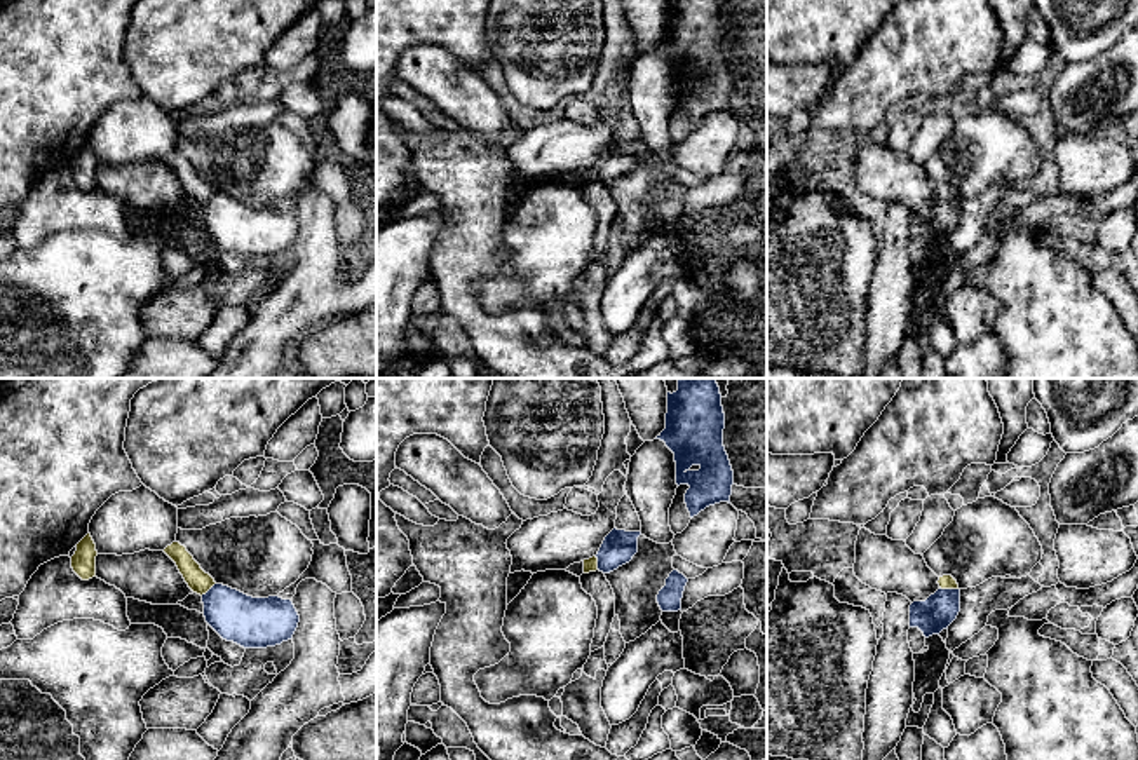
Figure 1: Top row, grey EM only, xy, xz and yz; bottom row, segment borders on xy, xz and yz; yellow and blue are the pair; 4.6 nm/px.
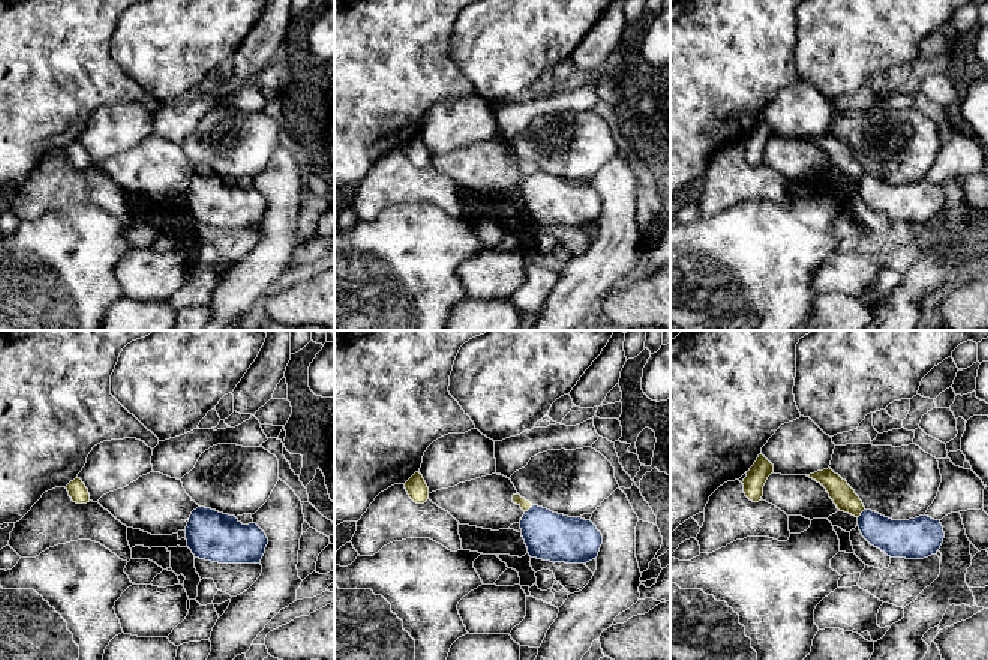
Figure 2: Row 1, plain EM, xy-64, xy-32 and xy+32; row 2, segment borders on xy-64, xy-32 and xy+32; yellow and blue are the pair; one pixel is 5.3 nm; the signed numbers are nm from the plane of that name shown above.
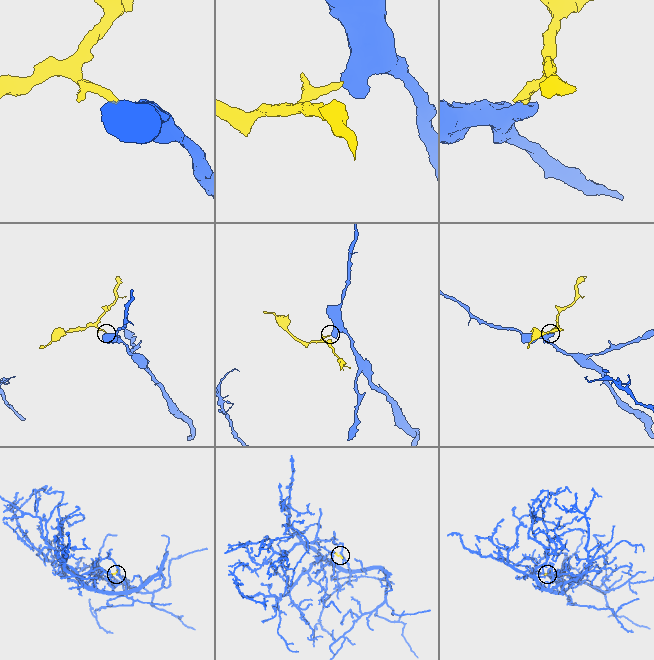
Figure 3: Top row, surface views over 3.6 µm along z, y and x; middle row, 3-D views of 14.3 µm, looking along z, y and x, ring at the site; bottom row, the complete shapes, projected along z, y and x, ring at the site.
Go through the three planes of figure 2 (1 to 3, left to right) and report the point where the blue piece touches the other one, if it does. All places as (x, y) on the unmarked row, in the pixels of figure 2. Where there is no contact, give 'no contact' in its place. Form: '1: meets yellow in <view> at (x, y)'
1: no contact
2: meets yellow in xy-32 at (528, 173)
3: meets yellow in xy+32 at (861, 176)

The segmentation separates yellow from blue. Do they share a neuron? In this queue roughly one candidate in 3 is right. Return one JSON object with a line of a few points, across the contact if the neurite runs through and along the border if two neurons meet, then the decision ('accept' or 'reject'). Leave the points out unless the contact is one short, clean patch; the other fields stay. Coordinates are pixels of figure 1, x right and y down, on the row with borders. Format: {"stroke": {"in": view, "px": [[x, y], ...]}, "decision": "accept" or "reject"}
{"stroke": {"in": "yz", "px": [[940, 586], [957, 590]]}, "decision": "reject"}

